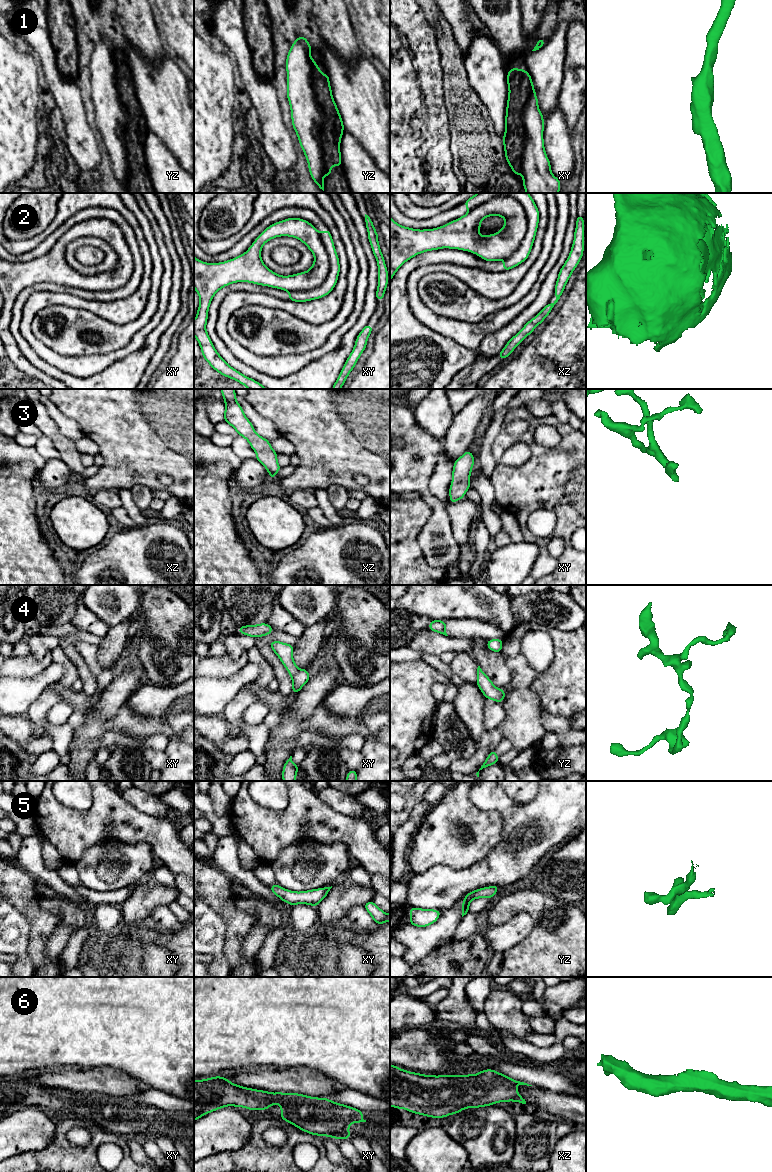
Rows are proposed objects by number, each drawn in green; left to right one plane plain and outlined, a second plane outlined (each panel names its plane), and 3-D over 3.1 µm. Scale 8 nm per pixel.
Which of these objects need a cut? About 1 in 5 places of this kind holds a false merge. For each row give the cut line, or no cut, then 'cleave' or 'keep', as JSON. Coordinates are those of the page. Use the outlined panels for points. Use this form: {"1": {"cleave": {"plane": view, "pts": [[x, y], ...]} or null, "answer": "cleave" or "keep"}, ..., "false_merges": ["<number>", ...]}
{"1": {"cleave": {"plane": "yz", "pts": [[309, 52], [310, 84], [321, 111], [319, 145], [323, 175]]}, "answer": "cleave"}, "2": {"cleave": {"plane": "xz", "pts": [[499, 195], [513, 197], [527, 221], [520, 245], [504, 259]]}, "answer": "cleave"}, "3": {"cleave": null, "answer": "keep"}, "4": {"cleave": null, "answer": "keep"}, "5": {"cleave": null, "answer": "keep"}, "6": {"cleave": null, "answer": "keep"}, "false_merges": ["1", "2"]}

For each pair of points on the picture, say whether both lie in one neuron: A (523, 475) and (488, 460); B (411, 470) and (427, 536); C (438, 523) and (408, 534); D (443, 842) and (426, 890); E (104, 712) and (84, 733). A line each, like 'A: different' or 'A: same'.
A: different
B: same
C: different
D: different
E: same

